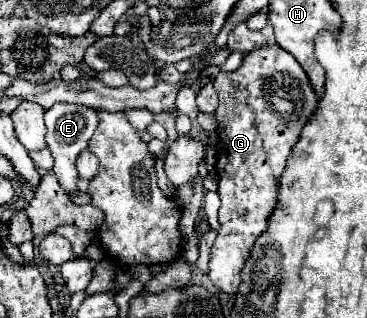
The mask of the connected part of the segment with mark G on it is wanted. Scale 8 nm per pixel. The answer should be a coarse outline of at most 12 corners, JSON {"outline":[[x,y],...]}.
{"outline":[[278,45],[216,75],[222,227],[236,293],[316,97]]}

